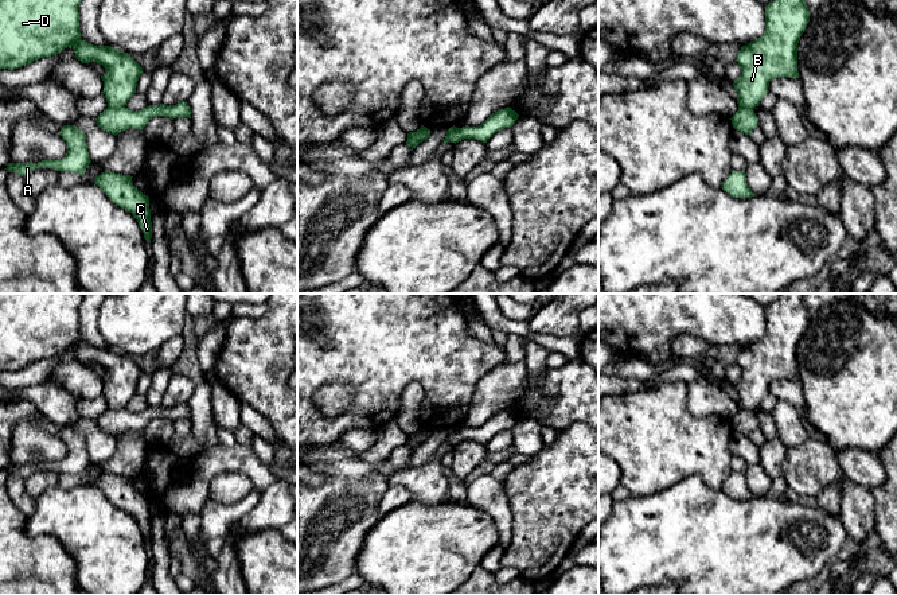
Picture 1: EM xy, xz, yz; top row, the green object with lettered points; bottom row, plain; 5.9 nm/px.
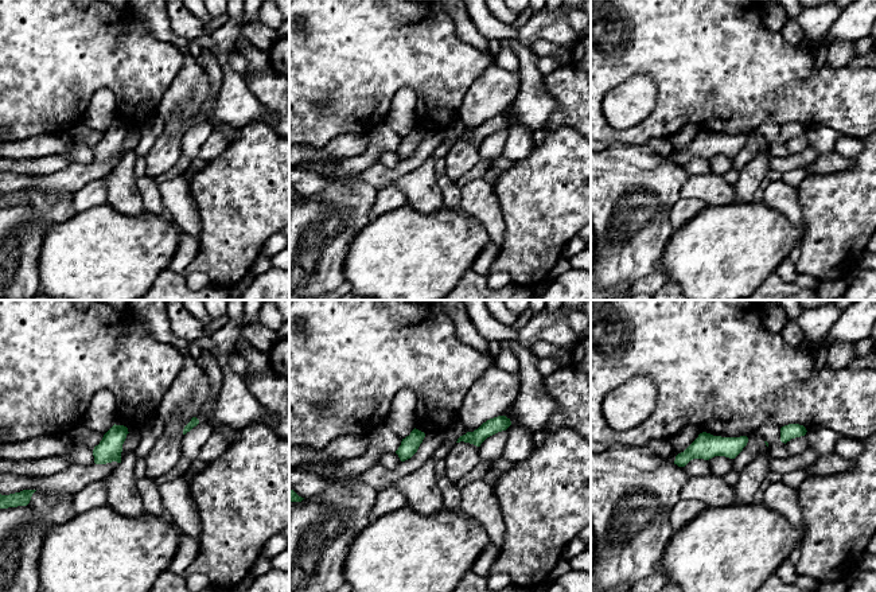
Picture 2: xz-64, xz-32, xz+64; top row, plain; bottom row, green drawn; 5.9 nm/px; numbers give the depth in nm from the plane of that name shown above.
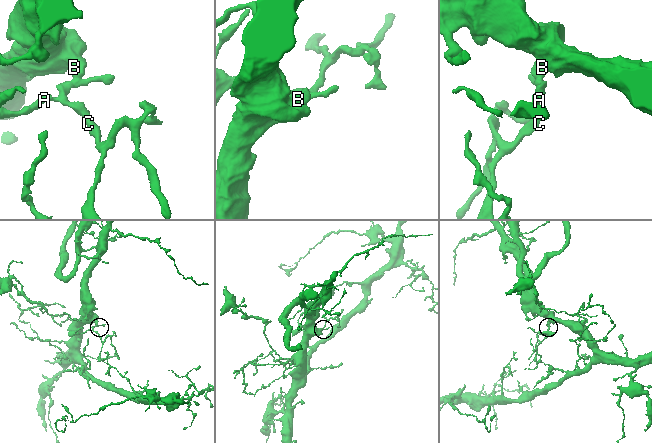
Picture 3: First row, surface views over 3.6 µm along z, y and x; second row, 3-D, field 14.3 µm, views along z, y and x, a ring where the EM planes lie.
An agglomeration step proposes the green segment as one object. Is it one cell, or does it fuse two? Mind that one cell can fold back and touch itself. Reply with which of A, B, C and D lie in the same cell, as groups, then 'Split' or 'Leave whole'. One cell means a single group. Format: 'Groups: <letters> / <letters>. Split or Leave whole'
Groups: A C / B D. Split

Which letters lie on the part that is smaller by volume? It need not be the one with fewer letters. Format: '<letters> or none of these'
A, C

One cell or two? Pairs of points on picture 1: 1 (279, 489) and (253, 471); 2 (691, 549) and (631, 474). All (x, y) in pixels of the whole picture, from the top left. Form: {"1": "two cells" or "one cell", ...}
{"1": "two cells", "2": "two cells"}

